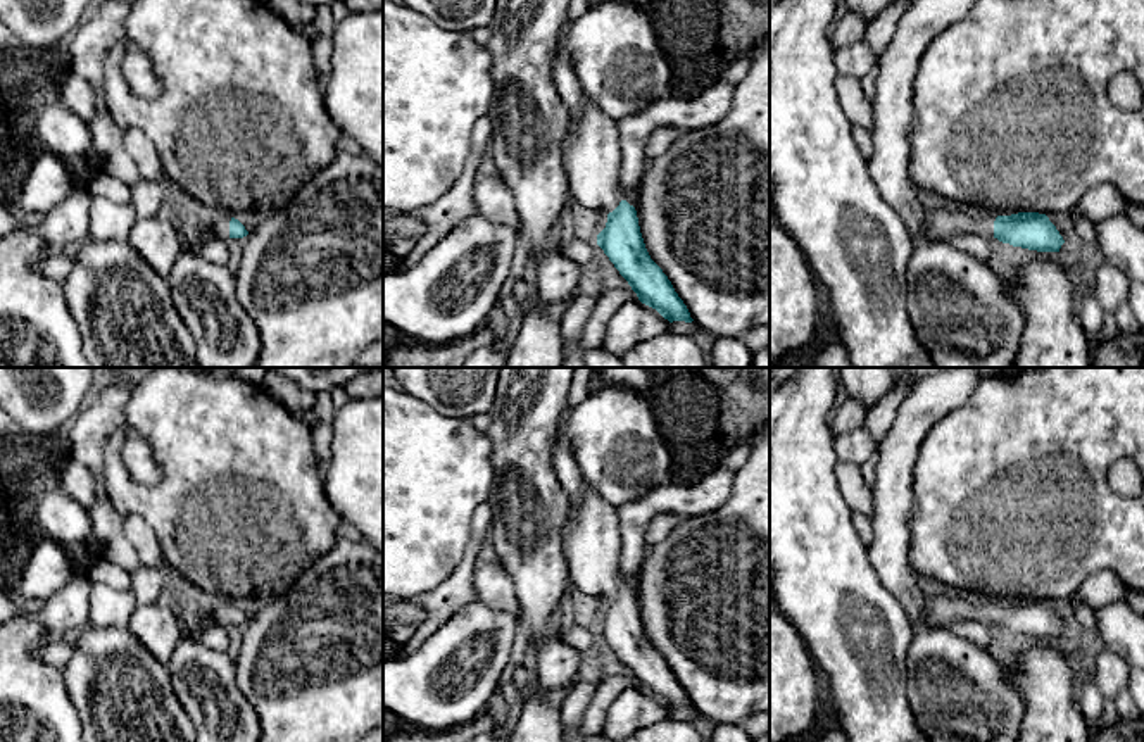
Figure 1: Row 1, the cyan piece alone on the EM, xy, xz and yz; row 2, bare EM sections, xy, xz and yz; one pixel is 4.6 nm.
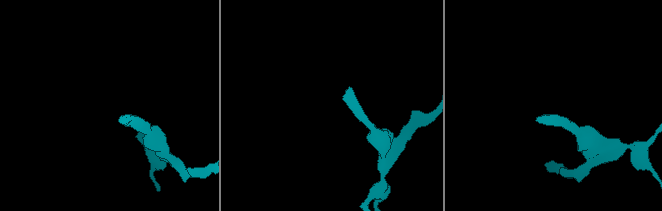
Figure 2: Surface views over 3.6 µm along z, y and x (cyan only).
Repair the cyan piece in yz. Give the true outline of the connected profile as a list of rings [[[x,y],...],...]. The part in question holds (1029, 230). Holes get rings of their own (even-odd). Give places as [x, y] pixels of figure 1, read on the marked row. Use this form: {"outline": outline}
{"outline": [[[925,205],[925,221],[920,235],[947,242],[956,235],[980,235],[1003,243],[1037,252],[1059,252],[1065,243],[1046,214],[1018,212],[1011,216],[987,214],[975,217],[965,211],[940,211]]]}

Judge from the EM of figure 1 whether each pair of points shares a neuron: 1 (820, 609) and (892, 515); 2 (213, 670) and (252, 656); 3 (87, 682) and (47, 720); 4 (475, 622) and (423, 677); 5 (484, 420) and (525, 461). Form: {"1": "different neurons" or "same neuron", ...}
{"1": "different neurons", "2": "different neurons", "3": "different neurons", "4": "same neuron", "5": "different neurons"}

